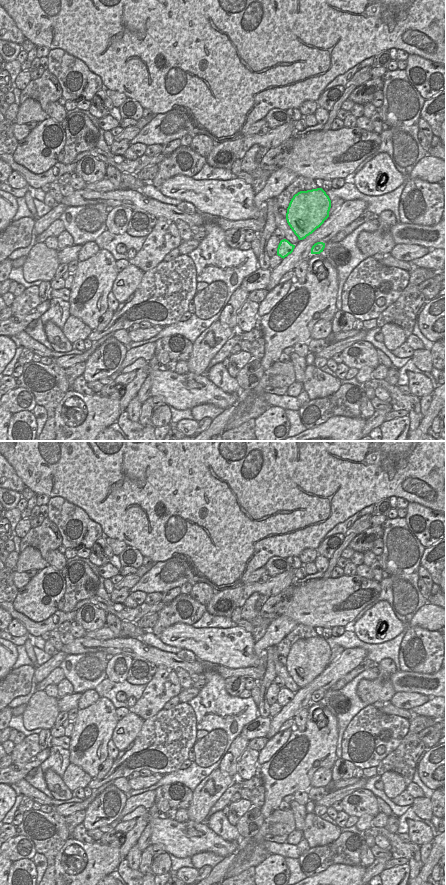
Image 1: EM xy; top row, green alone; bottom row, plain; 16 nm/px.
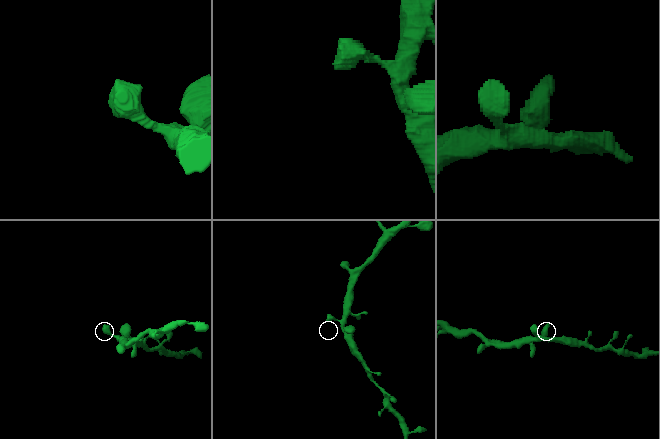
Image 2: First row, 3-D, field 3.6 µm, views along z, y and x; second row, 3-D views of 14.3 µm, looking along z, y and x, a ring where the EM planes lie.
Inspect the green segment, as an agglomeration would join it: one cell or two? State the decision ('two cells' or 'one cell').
one cell

